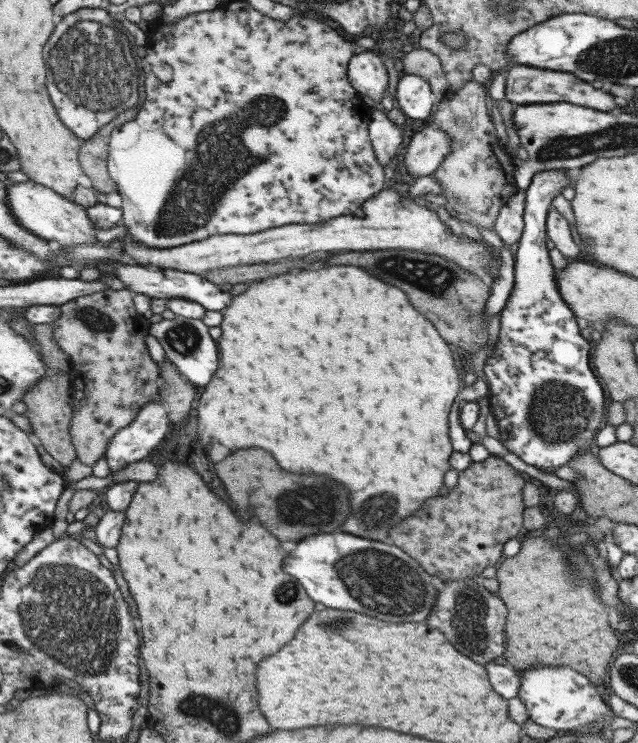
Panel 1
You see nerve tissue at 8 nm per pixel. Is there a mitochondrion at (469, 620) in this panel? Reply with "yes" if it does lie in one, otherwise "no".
yes

